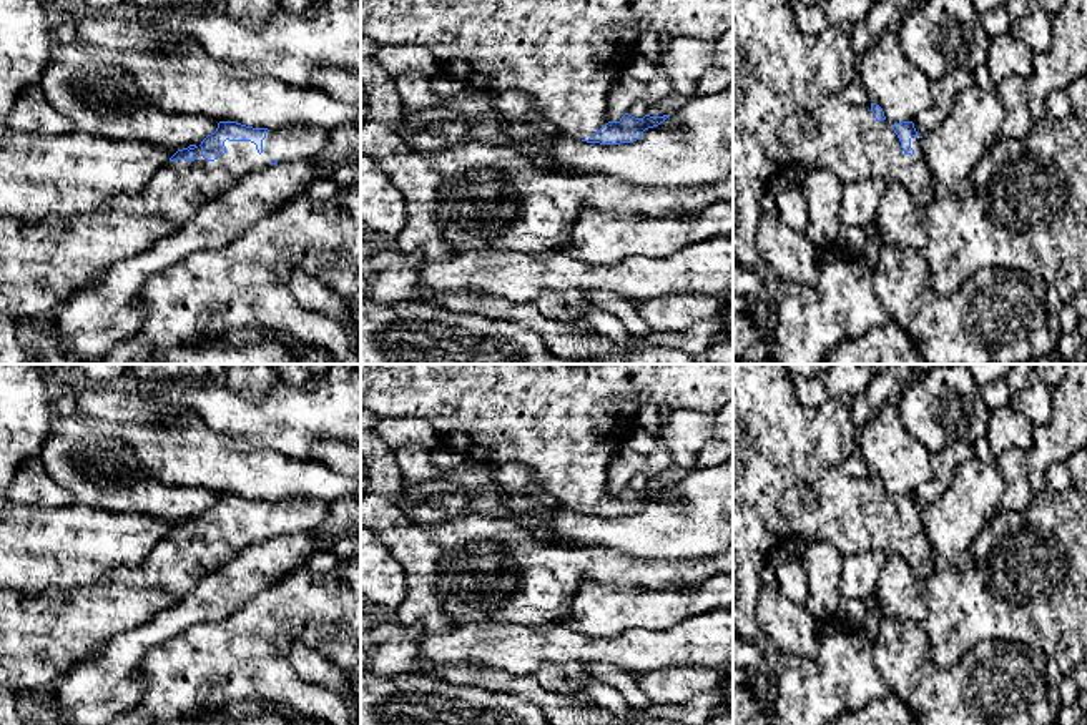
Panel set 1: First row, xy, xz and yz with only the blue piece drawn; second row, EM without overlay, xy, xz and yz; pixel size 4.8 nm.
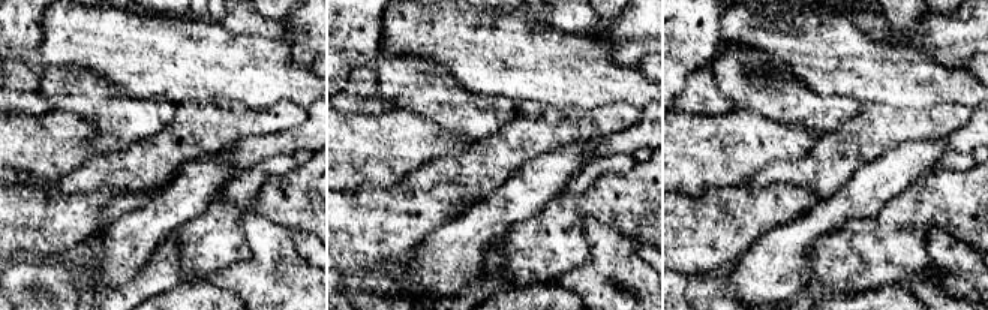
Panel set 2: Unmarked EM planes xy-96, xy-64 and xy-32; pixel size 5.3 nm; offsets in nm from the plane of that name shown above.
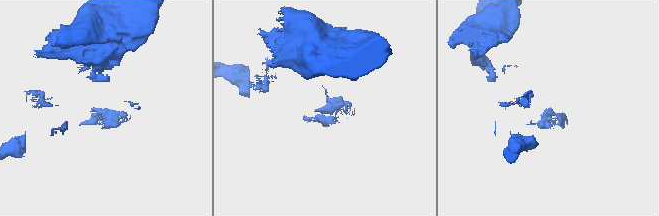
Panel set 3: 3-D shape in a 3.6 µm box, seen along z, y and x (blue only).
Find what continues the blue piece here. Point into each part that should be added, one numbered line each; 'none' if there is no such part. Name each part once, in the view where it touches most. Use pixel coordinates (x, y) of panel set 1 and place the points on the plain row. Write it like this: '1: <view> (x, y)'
1: xy (180, 561)

